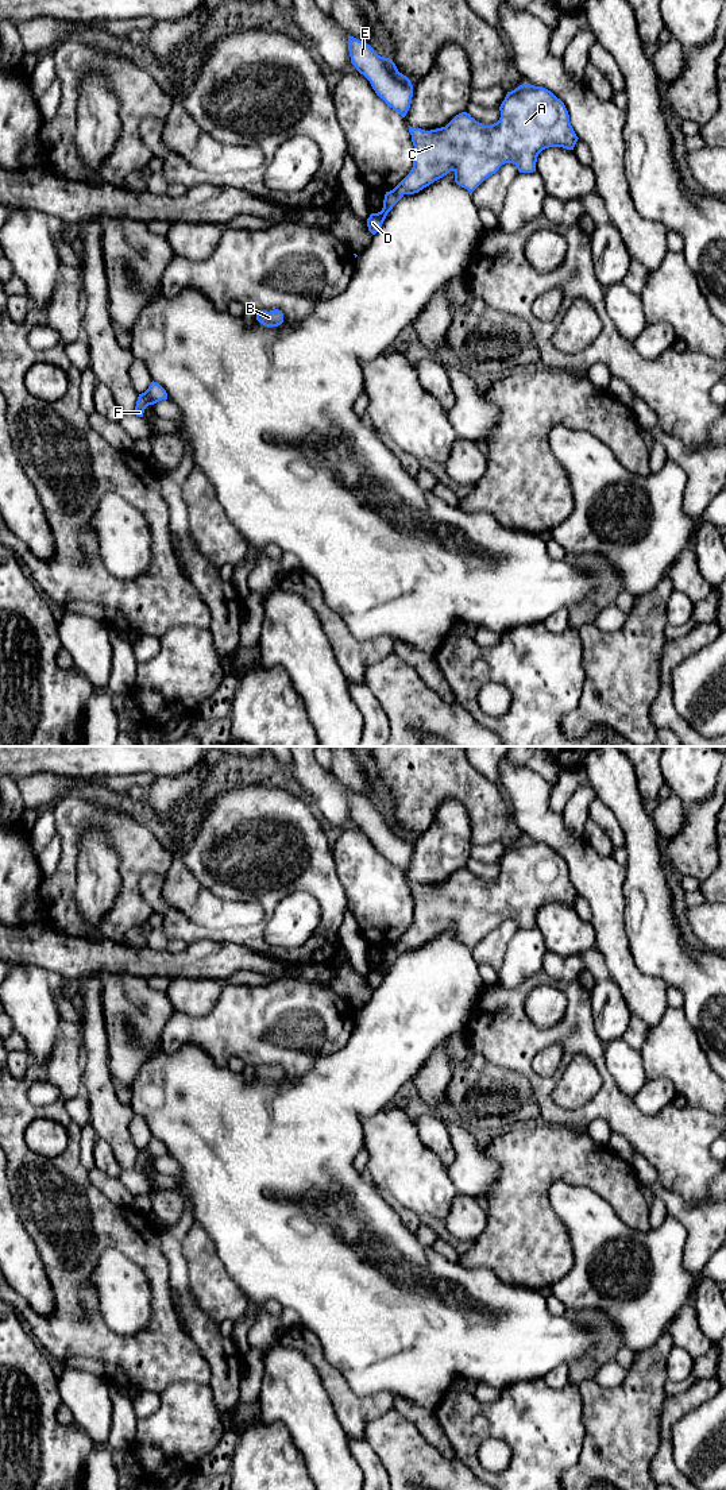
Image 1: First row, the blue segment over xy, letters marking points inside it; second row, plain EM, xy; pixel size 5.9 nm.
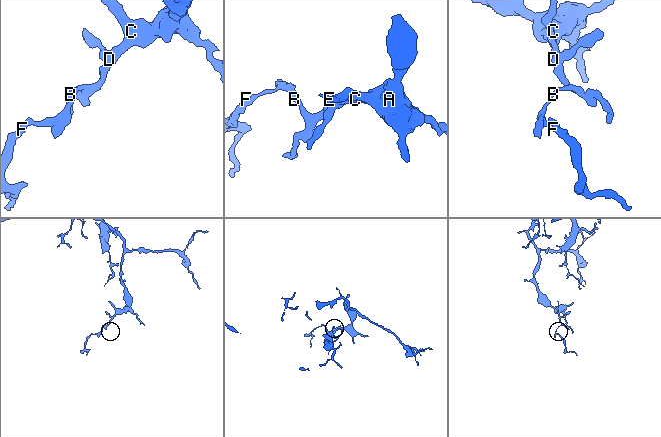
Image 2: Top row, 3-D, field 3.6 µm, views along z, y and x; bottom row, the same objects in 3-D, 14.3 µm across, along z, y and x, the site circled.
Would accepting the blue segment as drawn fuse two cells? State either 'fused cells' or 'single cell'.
single cell

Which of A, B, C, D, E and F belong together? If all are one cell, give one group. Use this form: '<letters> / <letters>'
A B C D E F

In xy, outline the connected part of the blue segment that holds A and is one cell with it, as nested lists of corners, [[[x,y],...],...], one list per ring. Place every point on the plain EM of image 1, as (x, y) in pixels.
[[[524,838],[507,848],[499,866],[499,876],[491,881],[462,868],[441,884],[409,883],[414,902],[413,923],[393,946],[386,947],[382,966],[370,970],[368,987],[375,991],[405,950],[418,949],[449,927],[455,929],[459,942],[472,949],[502,920],[513,919],[520,929],[533,929],[542,906],[574,906],[579,895],[564,858],[545,844]]]

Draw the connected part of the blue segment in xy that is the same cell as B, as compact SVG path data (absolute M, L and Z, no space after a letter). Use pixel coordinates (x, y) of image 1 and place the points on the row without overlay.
M278 1065L256 1068L256 1076L264 1082L278 1082L283 1078L283 1069Z

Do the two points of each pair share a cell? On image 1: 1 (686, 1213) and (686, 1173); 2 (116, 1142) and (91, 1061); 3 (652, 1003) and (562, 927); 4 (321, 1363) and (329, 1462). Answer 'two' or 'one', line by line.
1: two
2: one
3: two
4: two

